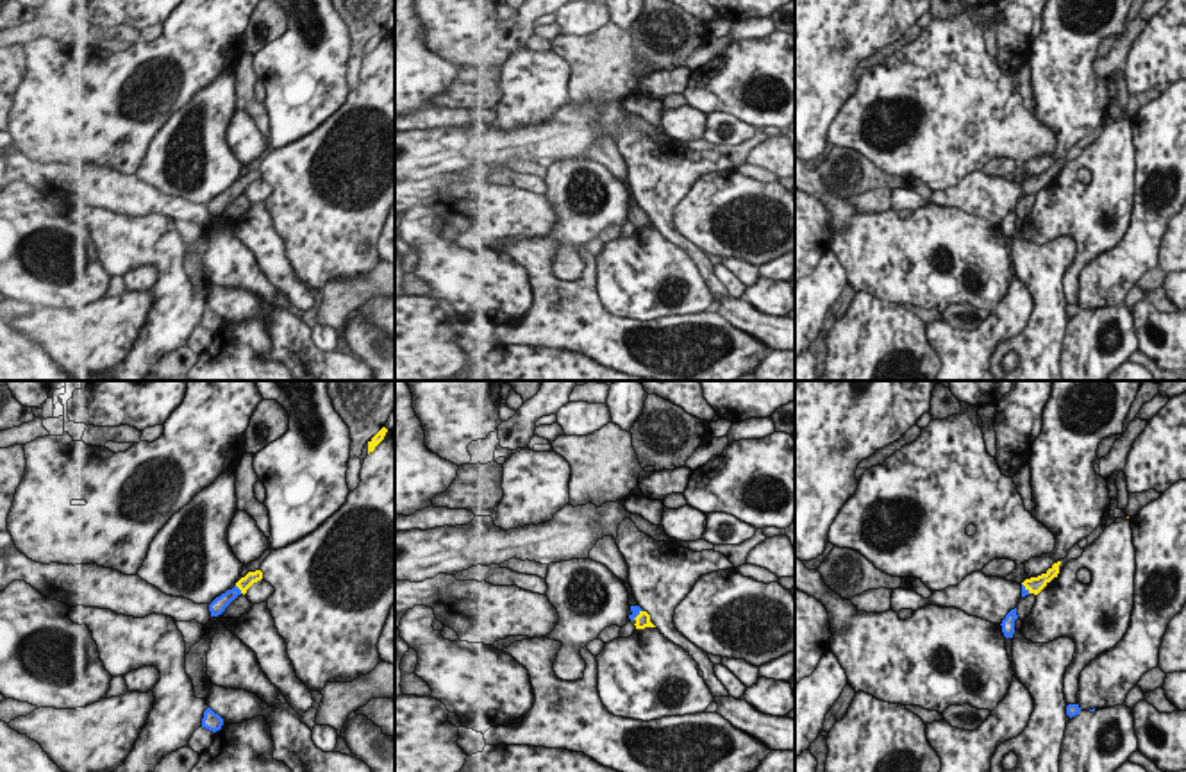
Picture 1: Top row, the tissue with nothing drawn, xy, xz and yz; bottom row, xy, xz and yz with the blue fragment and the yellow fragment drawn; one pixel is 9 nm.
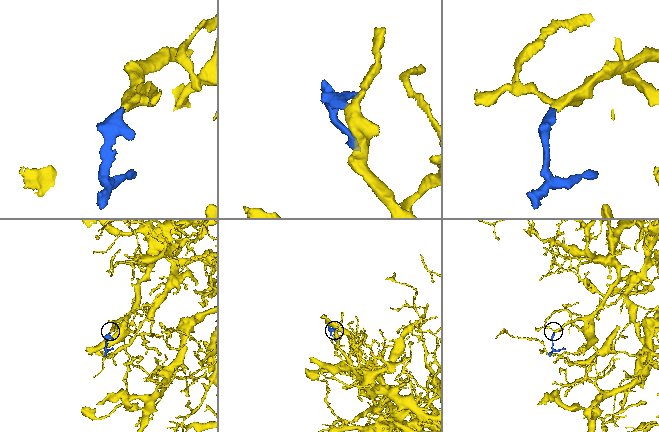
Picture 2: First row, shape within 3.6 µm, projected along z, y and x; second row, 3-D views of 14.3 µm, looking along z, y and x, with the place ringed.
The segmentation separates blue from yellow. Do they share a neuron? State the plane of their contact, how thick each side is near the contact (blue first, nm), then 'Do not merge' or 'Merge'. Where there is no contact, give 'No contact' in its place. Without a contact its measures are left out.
Touches blue in xy. Thickness 140 nm (blue) against 120 nm. Merge.

